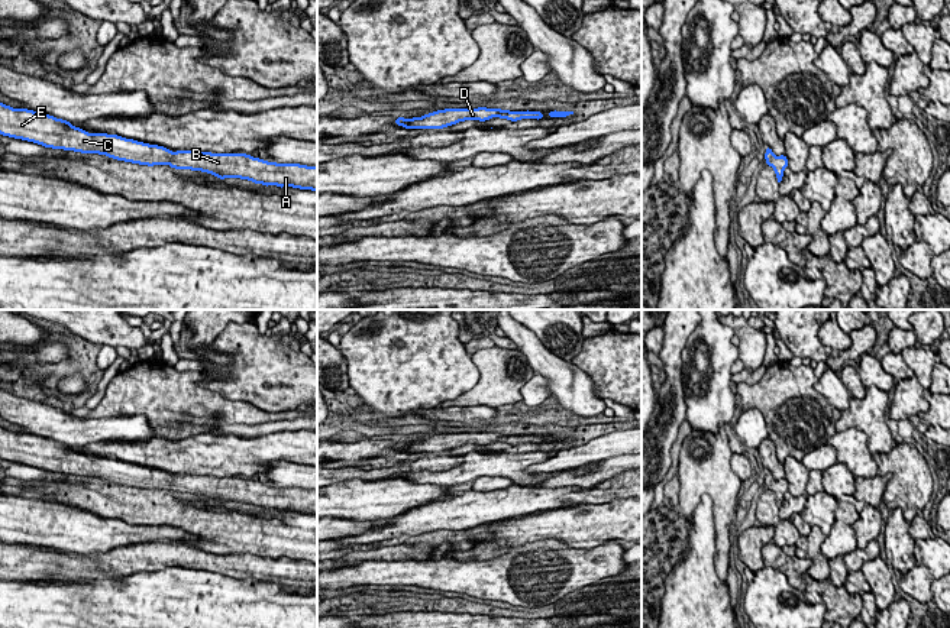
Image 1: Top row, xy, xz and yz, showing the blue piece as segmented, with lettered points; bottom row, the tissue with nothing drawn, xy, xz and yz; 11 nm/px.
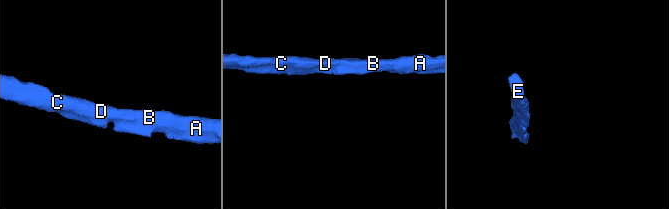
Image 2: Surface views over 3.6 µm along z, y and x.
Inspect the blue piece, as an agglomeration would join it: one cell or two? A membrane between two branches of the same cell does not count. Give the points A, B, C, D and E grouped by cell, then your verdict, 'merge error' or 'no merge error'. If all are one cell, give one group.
A B C D E; no merge error

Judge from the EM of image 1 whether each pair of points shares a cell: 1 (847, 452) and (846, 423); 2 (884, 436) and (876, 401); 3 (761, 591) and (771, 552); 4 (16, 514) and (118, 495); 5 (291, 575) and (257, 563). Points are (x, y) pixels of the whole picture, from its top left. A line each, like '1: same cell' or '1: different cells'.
1: different cells
2: same cell
3: different cells
4: different cells
5: same cell

